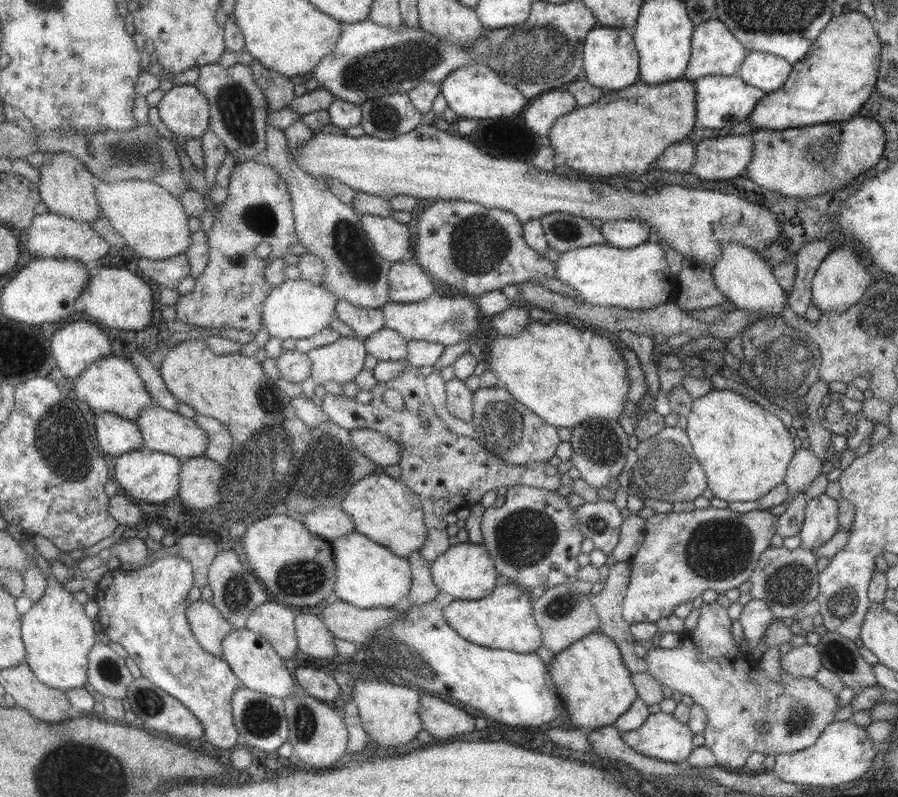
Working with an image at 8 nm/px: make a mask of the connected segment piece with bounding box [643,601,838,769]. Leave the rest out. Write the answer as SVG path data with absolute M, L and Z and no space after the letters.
M713 601L712 603L702 603L699 608L700 614L698 615L698 622L689 631L681 631L681 642L679 646L670 649L659 648L654 645L648 650L647 655L643 657L646 662L647 673L649 673L660 685L664 684L671 691L677 690L679 694L689 696L691 700L701 706L705 710L707 718L706 726L702 730L704 736L705 748L708 748L715 757L716 764L721 768L743 768L746 763L747 757L752 752L761 753L764 755L777 755L777 754L789 754L794 753L808 746L813 746L821 731L829 726L835 719L835 712L838 709L838 696L834 695L830 690L824 689L814 678L809 677L792 677L789 673L784 673L780 670L779 681L775 682L769 679L763 670L758 665L758 660L753 661L751 656L743 653L739 647L734 643L734 638L731 632L732 620L728 617L727 611L724 607L721 607L718 603Z

